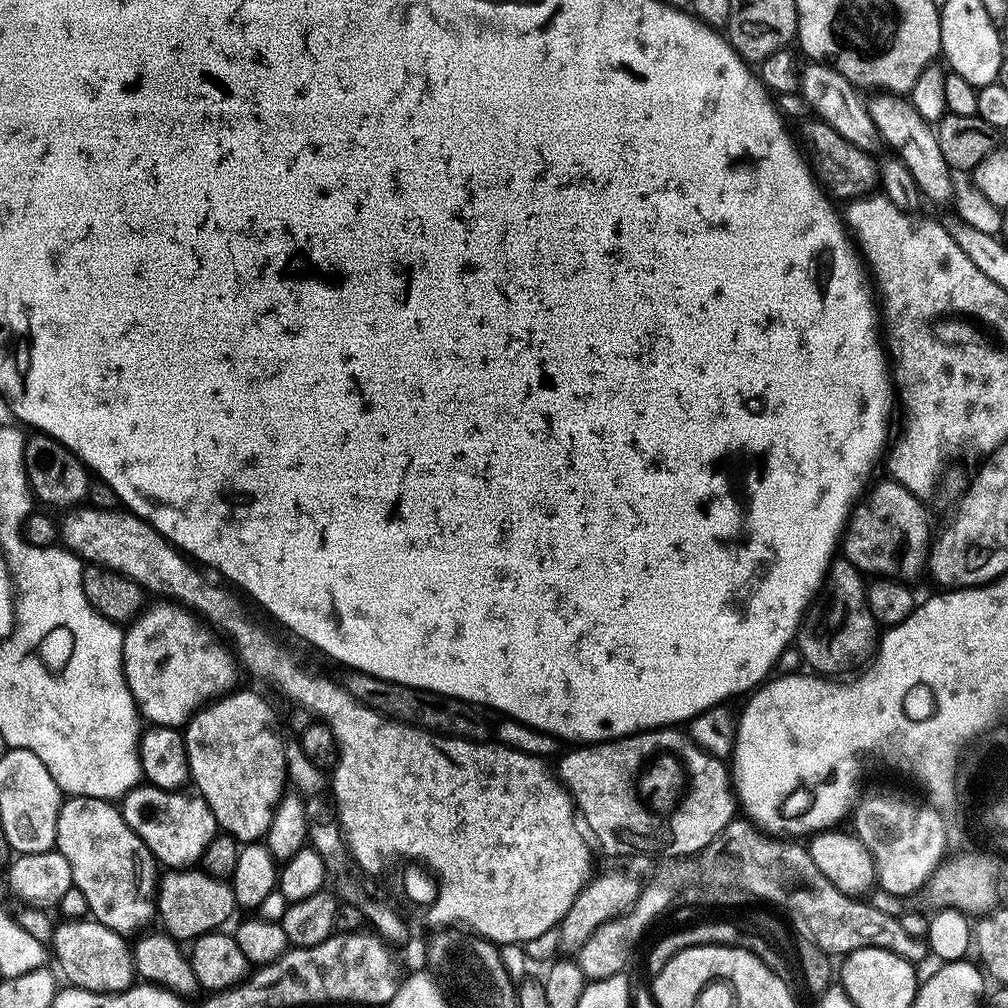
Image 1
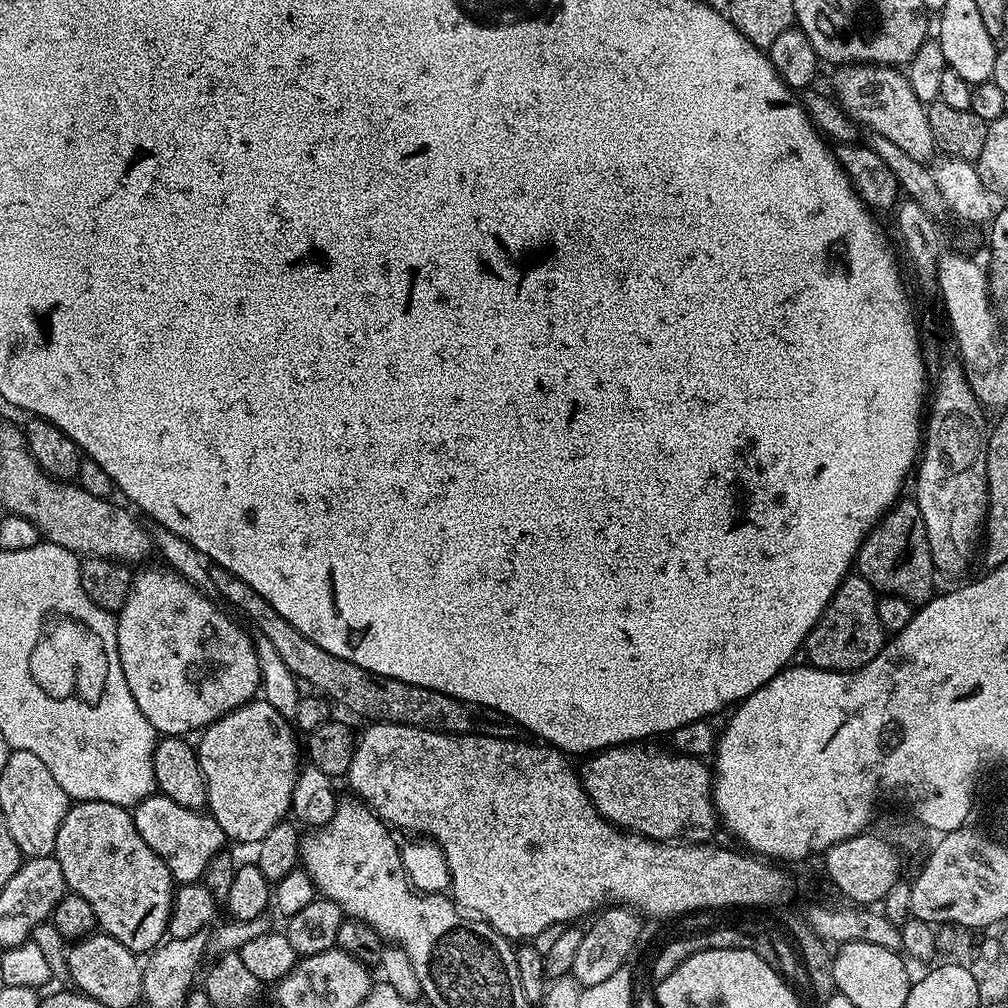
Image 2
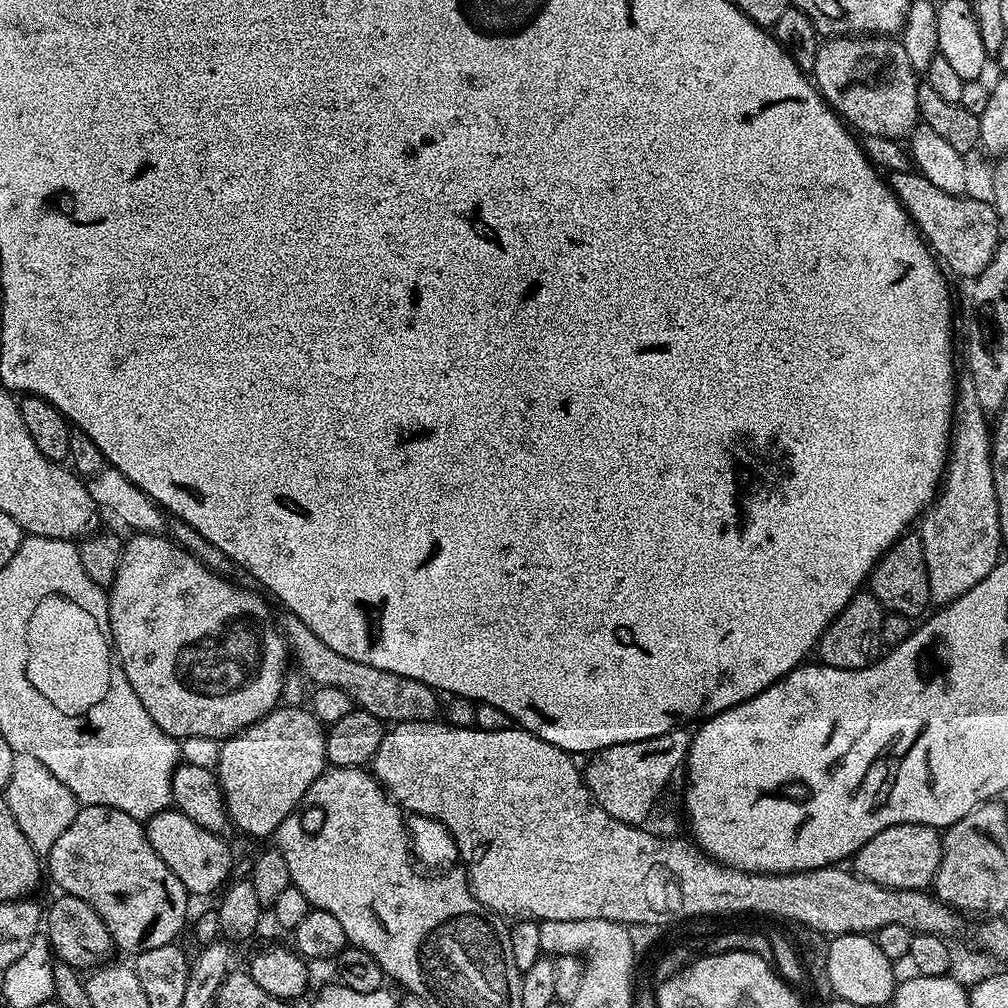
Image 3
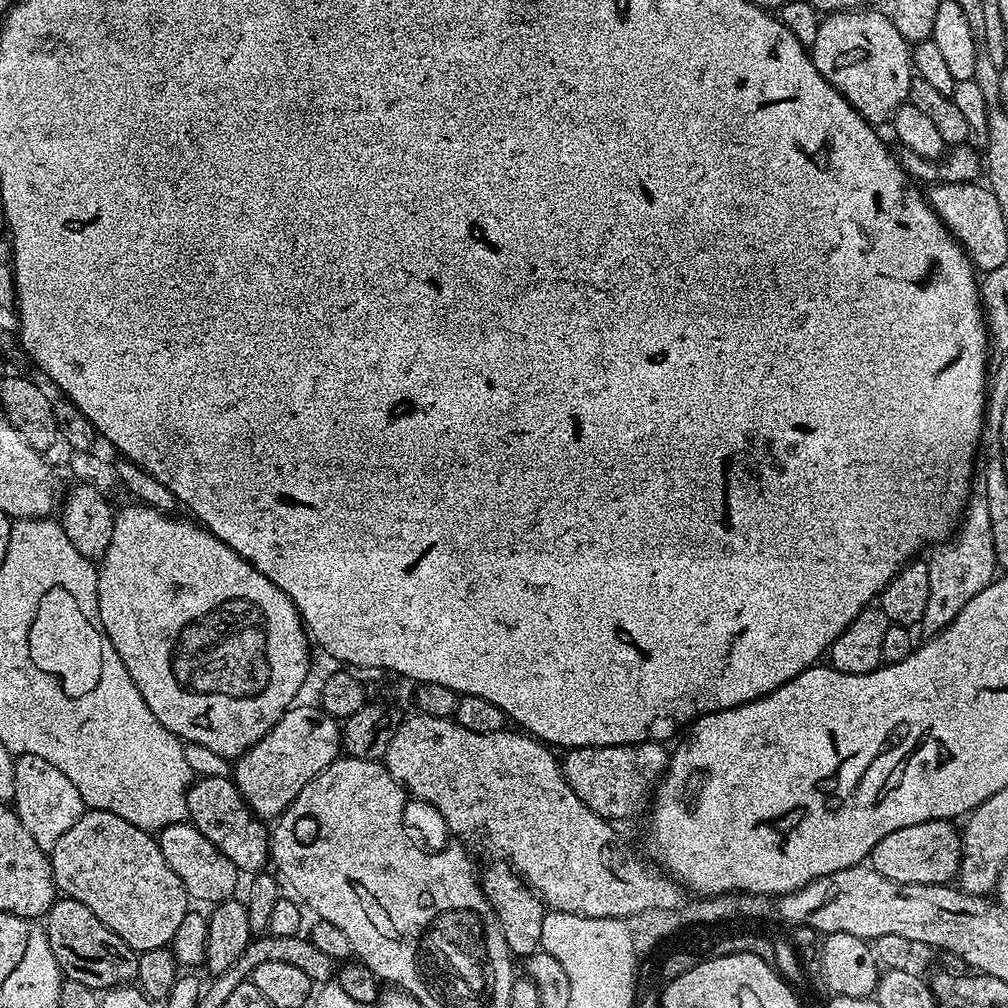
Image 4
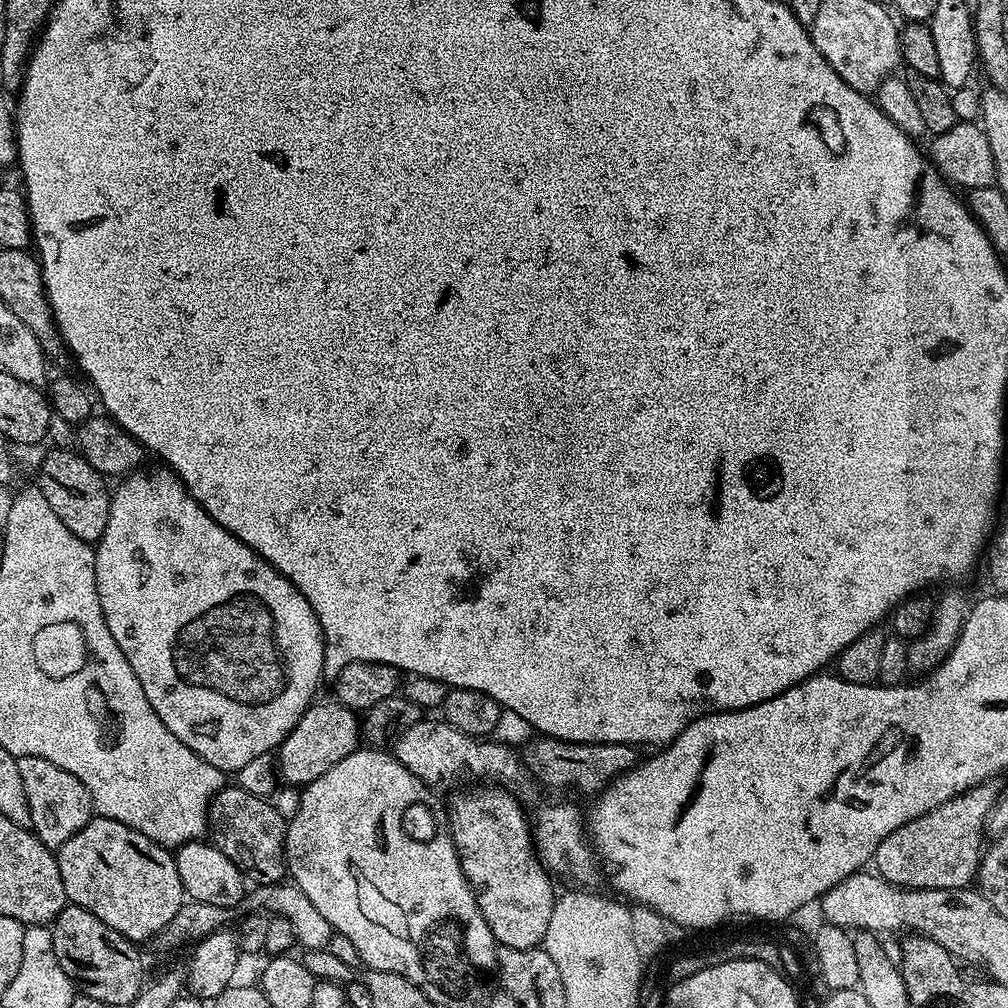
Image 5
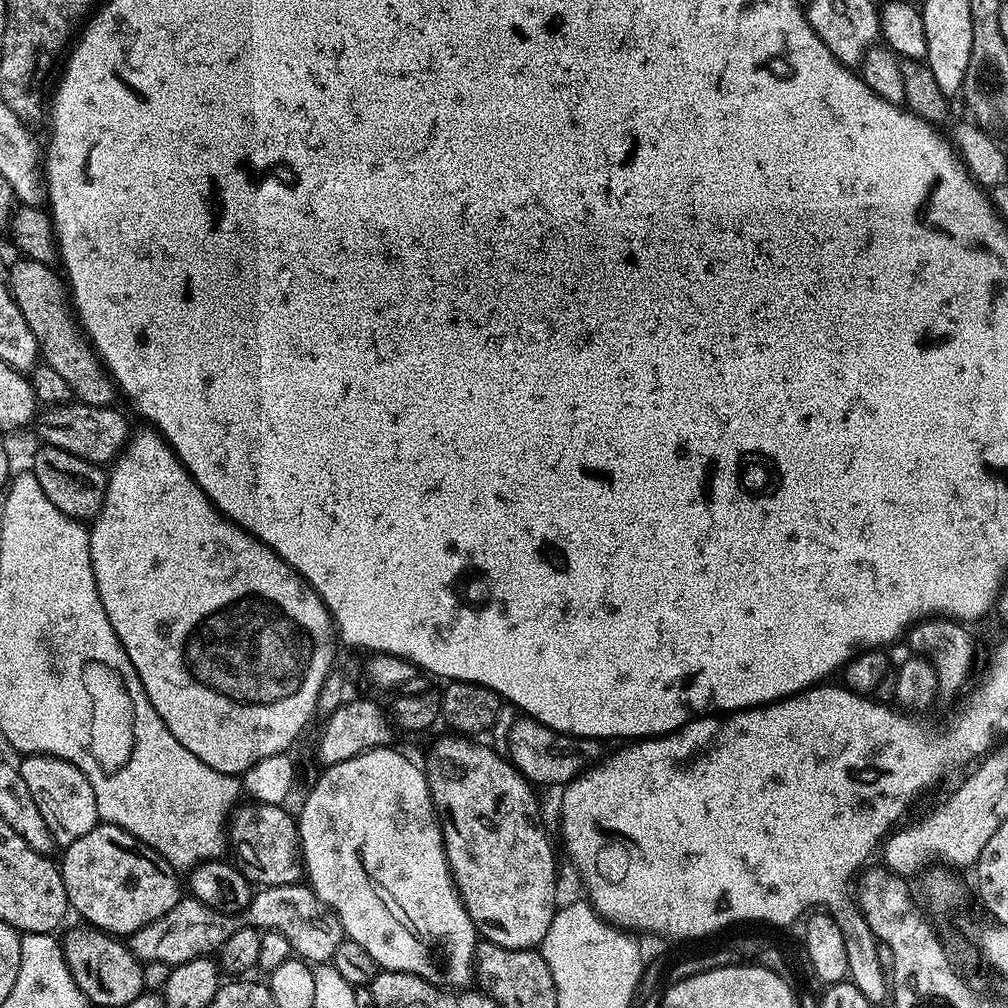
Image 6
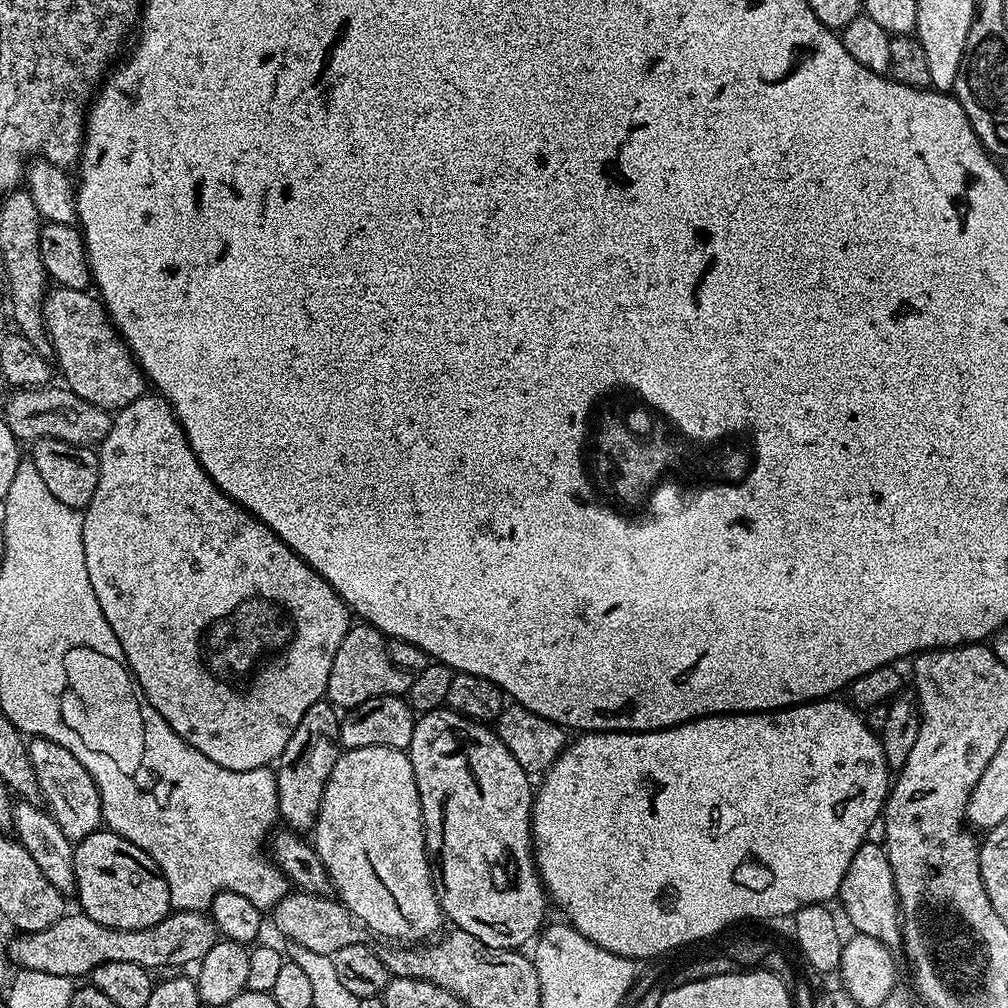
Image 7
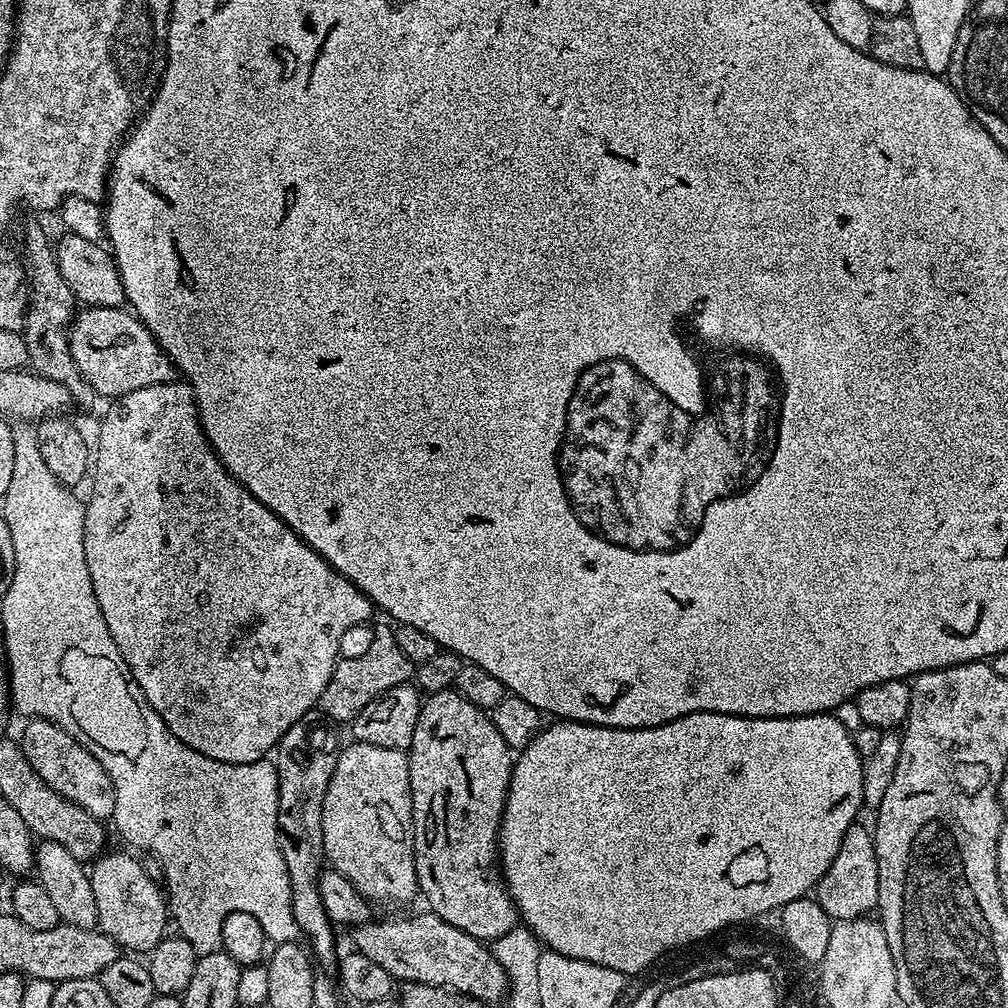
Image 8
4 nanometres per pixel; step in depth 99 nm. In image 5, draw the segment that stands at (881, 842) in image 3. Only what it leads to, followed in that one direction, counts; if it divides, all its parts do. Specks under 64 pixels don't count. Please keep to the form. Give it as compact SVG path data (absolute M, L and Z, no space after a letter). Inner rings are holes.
M995 783L980 784L976 788L947 800L937 808L931 808L926 814L906 822L898 830L894 830L880 843L874 857L875 871L888 884L897 885L905 890L918 888L937 888L938 890L952 890L953 888L968 888L977 879L982 855L982 845L986 837L986 821L992 813L992 807L998 799L998 788Z

